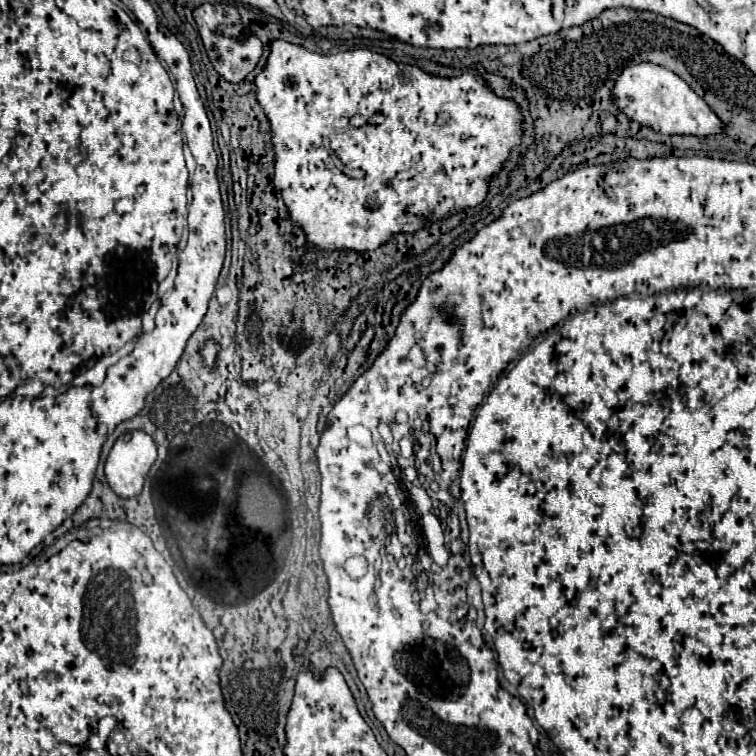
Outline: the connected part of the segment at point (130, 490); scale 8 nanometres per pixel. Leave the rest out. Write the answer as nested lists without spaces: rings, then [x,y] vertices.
[[[136,430],[122,434],[106,460],[106,480],[120,498],[136,498],[142,492],[144,478],[156,460],[154,440]]]

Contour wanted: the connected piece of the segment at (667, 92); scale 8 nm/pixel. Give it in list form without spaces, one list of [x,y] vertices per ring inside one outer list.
[[[652,62],[626,66],[622,74],[616,78],[610,94],[616,108],[624,112],[630,120],[646,128],[652,128],[654,132],[660,132],[660,134],[708,136],[722,130],[720,118],[712,114],[708,104],[678,74]]]

